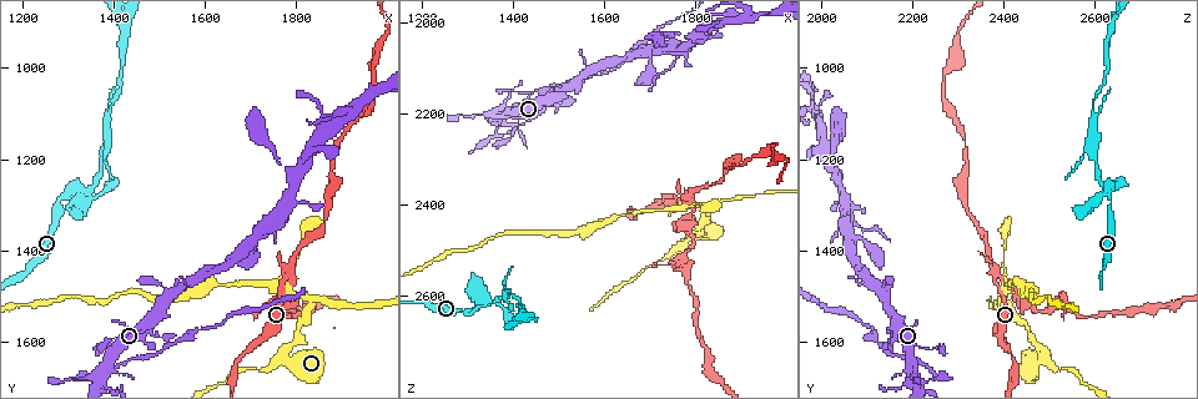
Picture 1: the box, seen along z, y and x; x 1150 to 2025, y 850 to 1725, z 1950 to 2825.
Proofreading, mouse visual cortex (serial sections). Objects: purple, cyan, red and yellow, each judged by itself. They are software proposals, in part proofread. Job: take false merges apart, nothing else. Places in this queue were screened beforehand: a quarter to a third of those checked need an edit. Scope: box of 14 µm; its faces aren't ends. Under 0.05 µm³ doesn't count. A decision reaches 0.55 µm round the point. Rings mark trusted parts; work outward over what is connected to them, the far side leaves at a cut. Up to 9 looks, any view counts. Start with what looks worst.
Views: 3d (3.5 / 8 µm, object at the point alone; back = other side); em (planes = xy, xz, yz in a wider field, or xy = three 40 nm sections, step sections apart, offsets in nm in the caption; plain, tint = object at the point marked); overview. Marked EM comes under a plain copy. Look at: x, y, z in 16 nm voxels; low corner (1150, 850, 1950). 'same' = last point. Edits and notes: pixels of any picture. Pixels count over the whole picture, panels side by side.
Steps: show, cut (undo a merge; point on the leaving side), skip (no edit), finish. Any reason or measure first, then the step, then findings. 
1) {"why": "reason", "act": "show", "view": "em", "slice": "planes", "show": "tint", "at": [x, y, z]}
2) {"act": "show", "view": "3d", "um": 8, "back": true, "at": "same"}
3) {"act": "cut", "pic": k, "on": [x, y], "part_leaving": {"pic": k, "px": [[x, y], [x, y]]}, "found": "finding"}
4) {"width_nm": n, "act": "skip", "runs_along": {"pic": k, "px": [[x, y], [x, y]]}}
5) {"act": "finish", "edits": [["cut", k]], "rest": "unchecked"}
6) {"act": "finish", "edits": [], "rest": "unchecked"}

{"why": "branch point", "act": "show", "view": "3d", "um": 3.5, "at": [1775, 1445, 2380]}

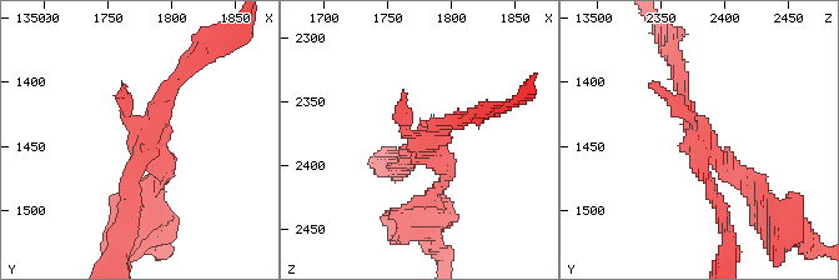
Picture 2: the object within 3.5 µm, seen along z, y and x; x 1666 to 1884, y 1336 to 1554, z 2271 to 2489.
{"why": "now the EM", "act": "show", "view": "em", "slice": "xy", "step": 5, "show": "tint", "at": [1782, 1448, 2382]}

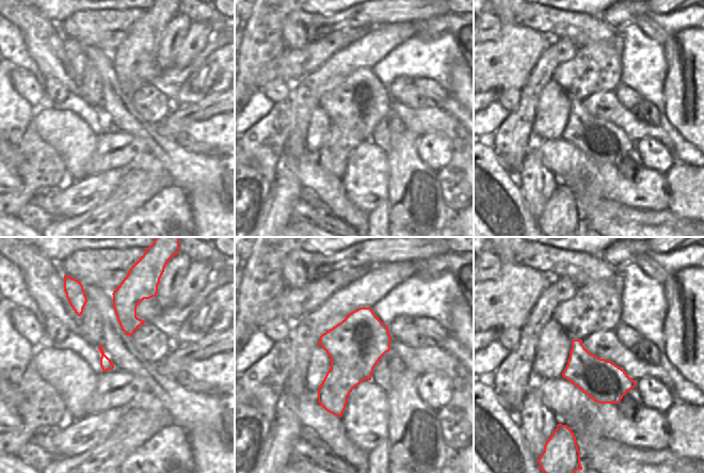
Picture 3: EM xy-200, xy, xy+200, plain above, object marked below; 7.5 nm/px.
{"act": "cut", "pic": 2, "on": [740, 173], "border": {"pic": 3, "px": [[342, 320], [382, 356]]}, "found": "two cells meet here"}

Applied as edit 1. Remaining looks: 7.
{"why": "thin neck", "act": "show", "view": "3d", "um": 3.5, "at": [1325, 1265, 2620]}

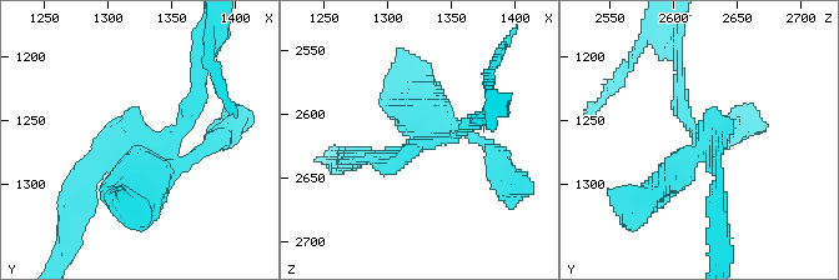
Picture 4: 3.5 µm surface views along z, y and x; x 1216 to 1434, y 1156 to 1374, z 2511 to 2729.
{"arms": 4, "arm_widths_nm": [150, 200, 300, 400], "why": "shape alone is not enough", "act": "show", "view": "em", "slice": "xy", "step": 5, "show": "tint", "at": [1324, 1264, 2622]}

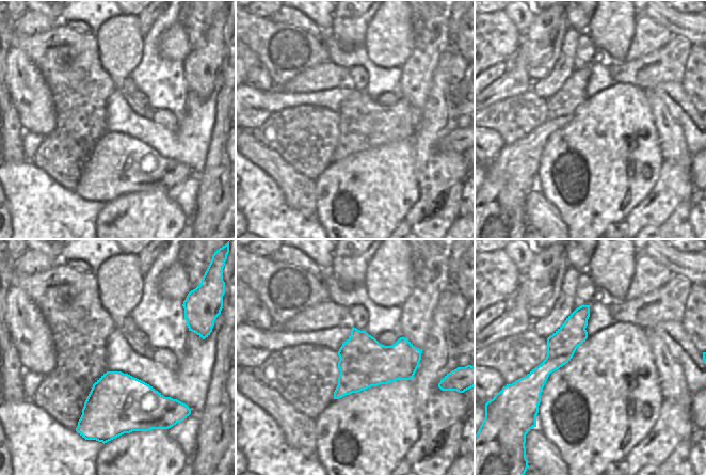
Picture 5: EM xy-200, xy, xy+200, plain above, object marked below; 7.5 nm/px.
{"act": "skip", "runs_along": {"pic": 4, "px": [[86, 171], [121, 125], [171, 140], [197, 98]]}, "found": "continuous, no second cell"}

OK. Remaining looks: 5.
{"why": "side arm on a straight run", "act": "show", "view": "3d", "um": 3.5, "at": [1775, 1625, 2485]}

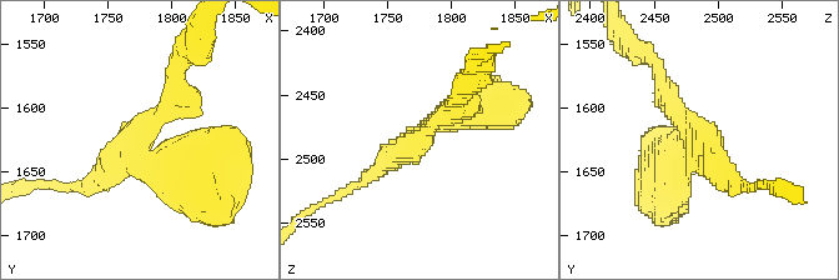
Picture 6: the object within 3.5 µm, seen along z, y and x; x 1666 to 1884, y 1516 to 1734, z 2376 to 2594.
{"why": "need the tissue", "act": "show", "view": "em", "slice": "xy", "step": 5, "show": "tint", "at": [1774, 1628, 2484]}

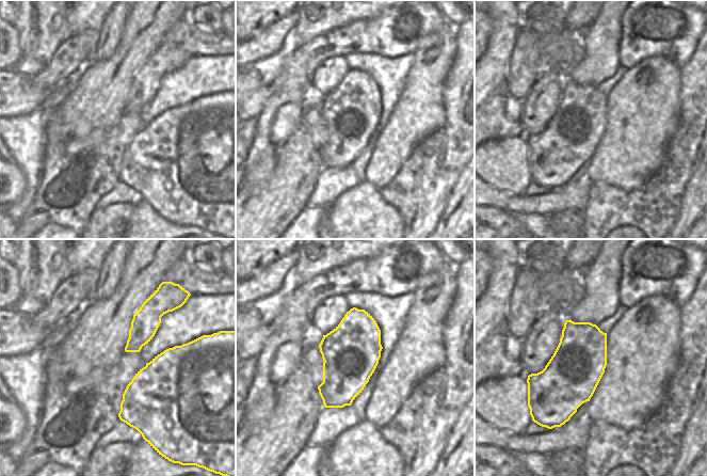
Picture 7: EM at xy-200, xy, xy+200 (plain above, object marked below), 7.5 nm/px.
{"arm_widths_nm": [250, 300, 500], "act": "cut", "pic": 6, "on": [164, 104], "part_leaving": {"pic": 6, "px": [[140, 148], [179, 98], [186, 51]]}, "found": "a second cell is stuck on"}

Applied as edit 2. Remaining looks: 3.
{"why": "a narrow waist", "act": "show", "view": "3d", "um": 3.5, "at": [1405, 1075, 2595]}

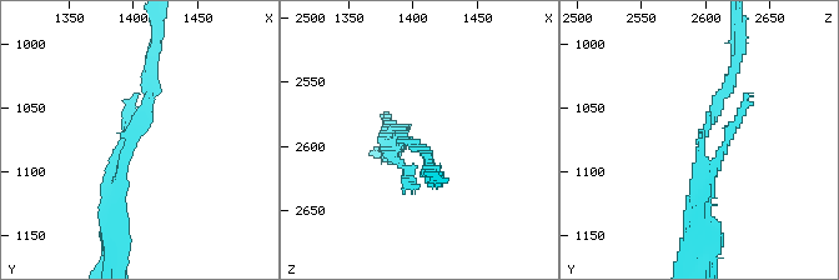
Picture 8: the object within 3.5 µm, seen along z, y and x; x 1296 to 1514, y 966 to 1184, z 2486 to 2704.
{"arm_widths_nm": [150, 250], "why": "now the EM", "act": "show", "view": "em", "slice": "planes", "show": "tint", "at": [1402, 1072, 2598]}

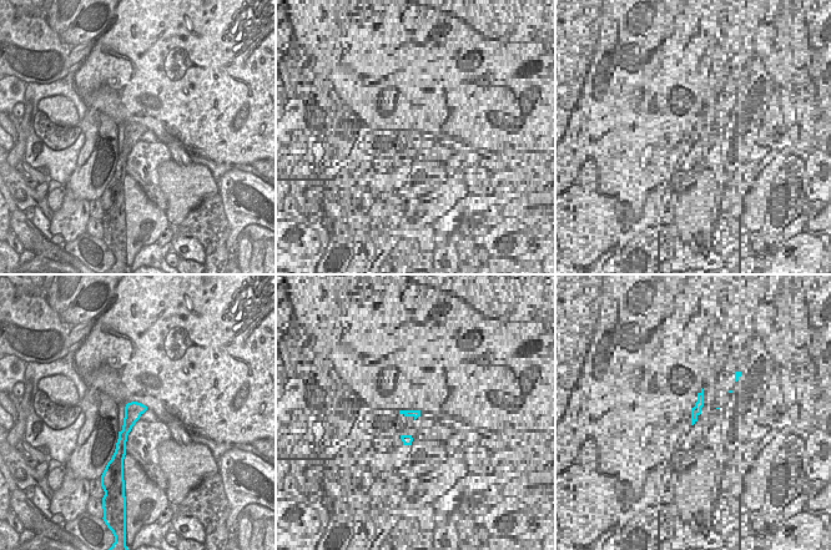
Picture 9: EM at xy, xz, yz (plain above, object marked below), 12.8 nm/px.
{"act": "cut", "pic": 8, "on": [407, 174], "found": "a second cell is stuck on"}

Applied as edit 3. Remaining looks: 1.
{"act": "finish", "edits": [["cut", 2], ["cut", 6], ["cut", 8]], "rest": "unchecked"}

